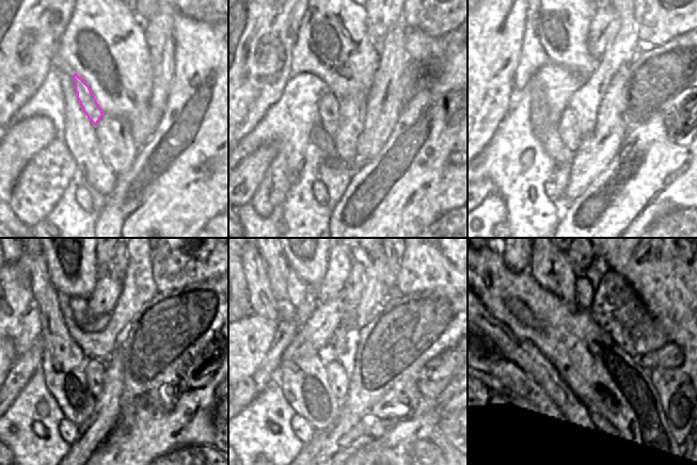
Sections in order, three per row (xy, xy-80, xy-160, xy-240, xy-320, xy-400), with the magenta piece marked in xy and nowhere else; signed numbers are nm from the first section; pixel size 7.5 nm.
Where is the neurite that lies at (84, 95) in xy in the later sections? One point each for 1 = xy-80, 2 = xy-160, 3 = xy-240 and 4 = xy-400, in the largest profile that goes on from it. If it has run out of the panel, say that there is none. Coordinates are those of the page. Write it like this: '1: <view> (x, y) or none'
1: xy-80 (329, 108)
2: xy-160 (569, 131)
3: xy-240 (94, 368)
4: xy-400 (579, 388)

